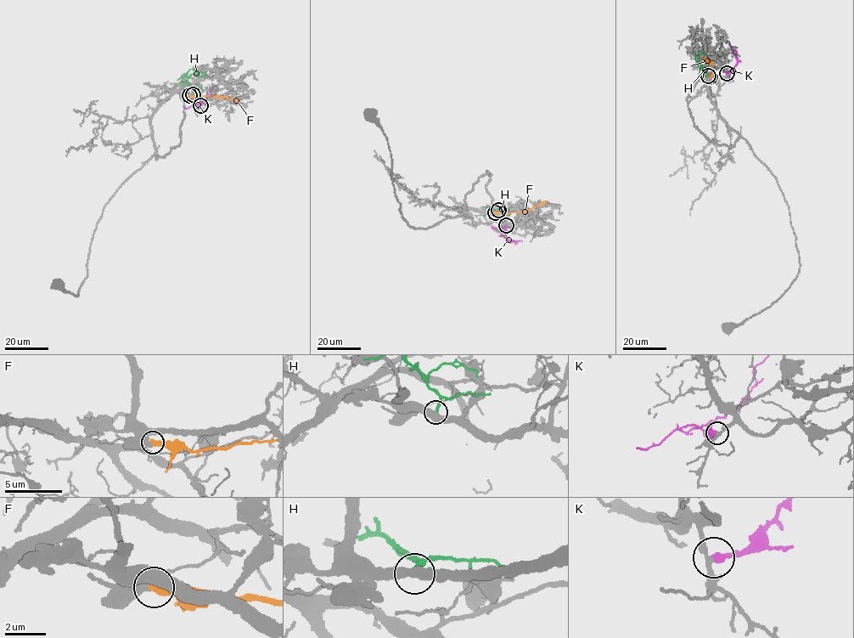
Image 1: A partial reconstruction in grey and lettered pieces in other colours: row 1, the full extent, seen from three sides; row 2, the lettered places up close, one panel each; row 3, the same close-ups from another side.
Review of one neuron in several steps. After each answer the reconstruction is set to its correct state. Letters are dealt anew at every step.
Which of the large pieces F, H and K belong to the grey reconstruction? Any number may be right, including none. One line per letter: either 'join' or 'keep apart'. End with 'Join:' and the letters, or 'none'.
F: keep apart
H: keep apart
K: join
Join: K

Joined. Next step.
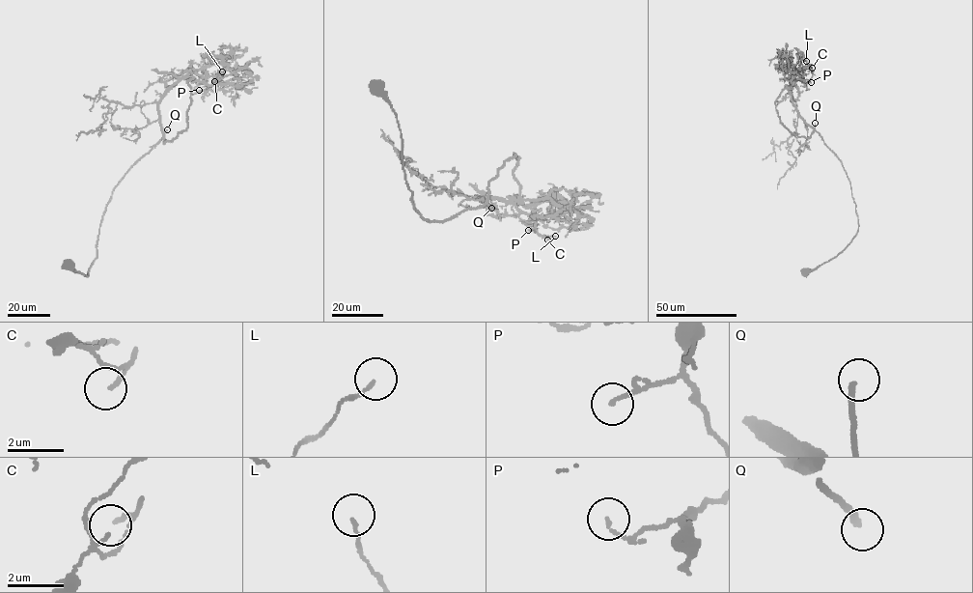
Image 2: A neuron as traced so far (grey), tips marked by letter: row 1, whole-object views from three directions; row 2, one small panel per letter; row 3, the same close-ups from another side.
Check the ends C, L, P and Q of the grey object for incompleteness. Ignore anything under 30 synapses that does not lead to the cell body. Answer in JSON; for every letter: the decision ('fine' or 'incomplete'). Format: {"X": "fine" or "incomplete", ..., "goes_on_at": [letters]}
{"C": "fine", "L": "fine", "P": "fine", "Q": "incomplete", "goes_on_at": ["Q"]}

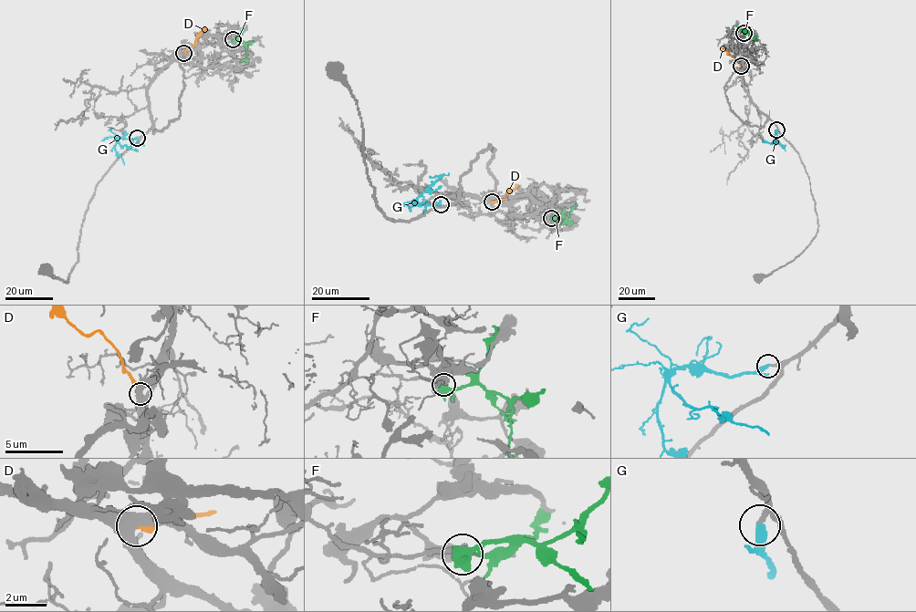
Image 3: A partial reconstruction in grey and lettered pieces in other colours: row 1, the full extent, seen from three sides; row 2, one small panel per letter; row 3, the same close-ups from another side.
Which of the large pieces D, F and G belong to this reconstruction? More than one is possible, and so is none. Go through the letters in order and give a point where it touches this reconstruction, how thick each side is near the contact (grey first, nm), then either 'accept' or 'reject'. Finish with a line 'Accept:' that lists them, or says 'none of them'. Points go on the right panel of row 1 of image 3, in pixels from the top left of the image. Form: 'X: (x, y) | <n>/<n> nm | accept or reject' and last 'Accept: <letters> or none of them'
D: (741, 66) | 480/400 nm | reject
F: (744, 33) | 220/400 nm | reject
G: (776, 129) | 240/440 nm | accept
Accept: G

